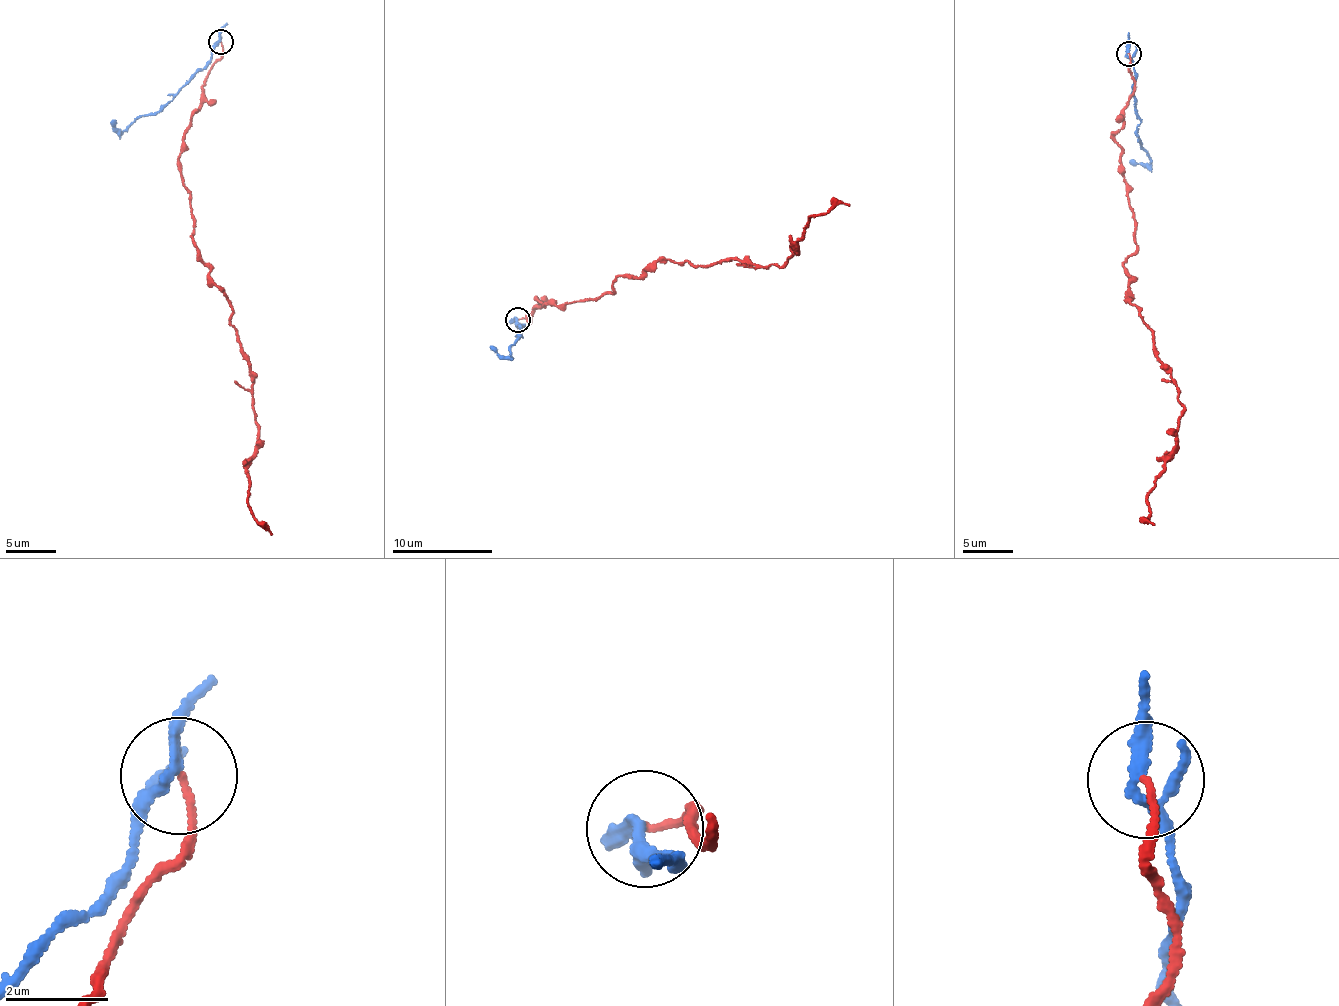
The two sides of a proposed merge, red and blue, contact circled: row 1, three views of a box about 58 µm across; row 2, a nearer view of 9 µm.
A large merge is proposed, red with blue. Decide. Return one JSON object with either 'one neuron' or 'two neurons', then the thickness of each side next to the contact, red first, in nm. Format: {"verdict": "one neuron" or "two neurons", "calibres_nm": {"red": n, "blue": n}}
{"verdict": "two neurons", "calibres_nm": {"red": 110, "blue": 150}}

